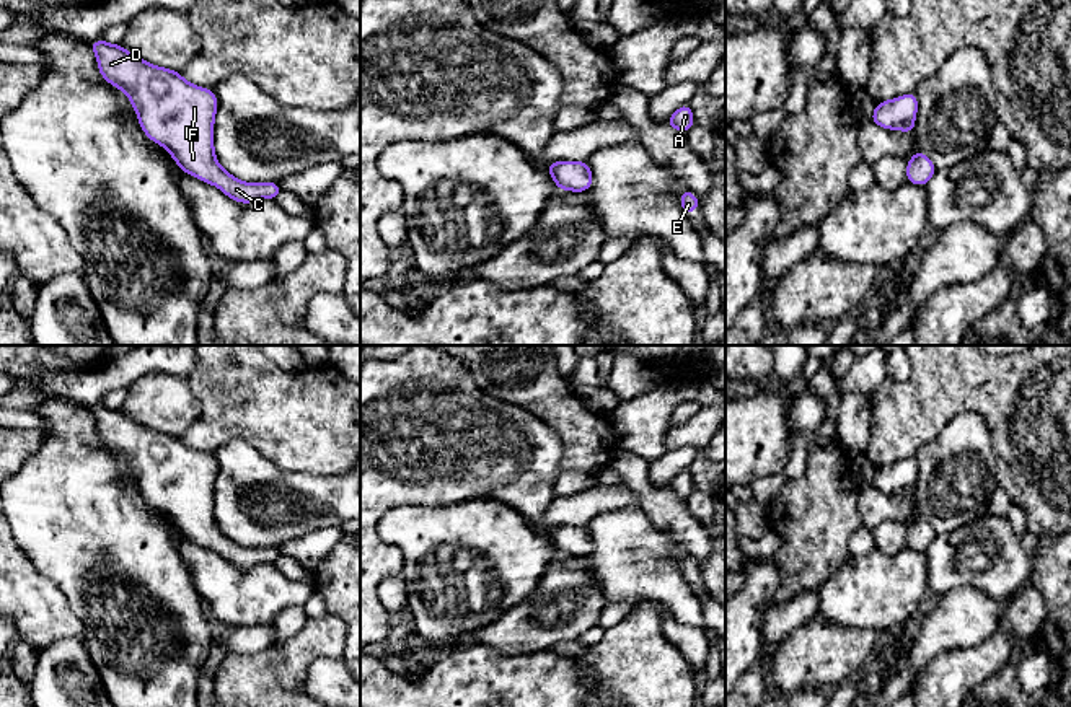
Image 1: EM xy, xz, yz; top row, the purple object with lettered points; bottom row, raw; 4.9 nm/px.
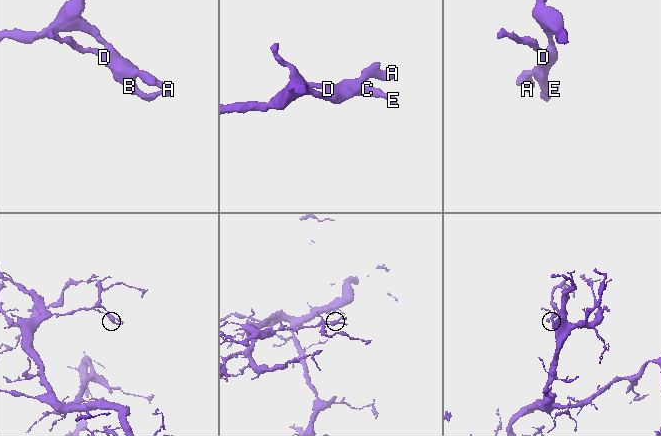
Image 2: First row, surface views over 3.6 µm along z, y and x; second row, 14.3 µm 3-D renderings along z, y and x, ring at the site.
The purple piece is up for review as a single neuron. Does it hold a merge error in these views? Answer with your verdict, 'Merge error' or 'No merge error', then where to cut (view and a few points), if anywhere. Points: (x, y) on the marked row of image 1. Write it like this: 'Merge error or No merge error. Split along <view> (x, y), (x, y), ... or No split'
No merge error. No split

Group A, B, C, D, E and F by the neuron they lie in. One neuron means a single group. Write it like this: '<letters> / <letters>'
A B C D E F

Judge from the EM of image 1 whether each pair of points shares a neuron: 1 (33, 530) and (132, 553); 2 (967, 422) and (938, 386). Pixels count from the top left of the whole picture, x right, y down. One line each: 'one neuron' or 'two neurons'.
1: one neuron
2: two neurons

